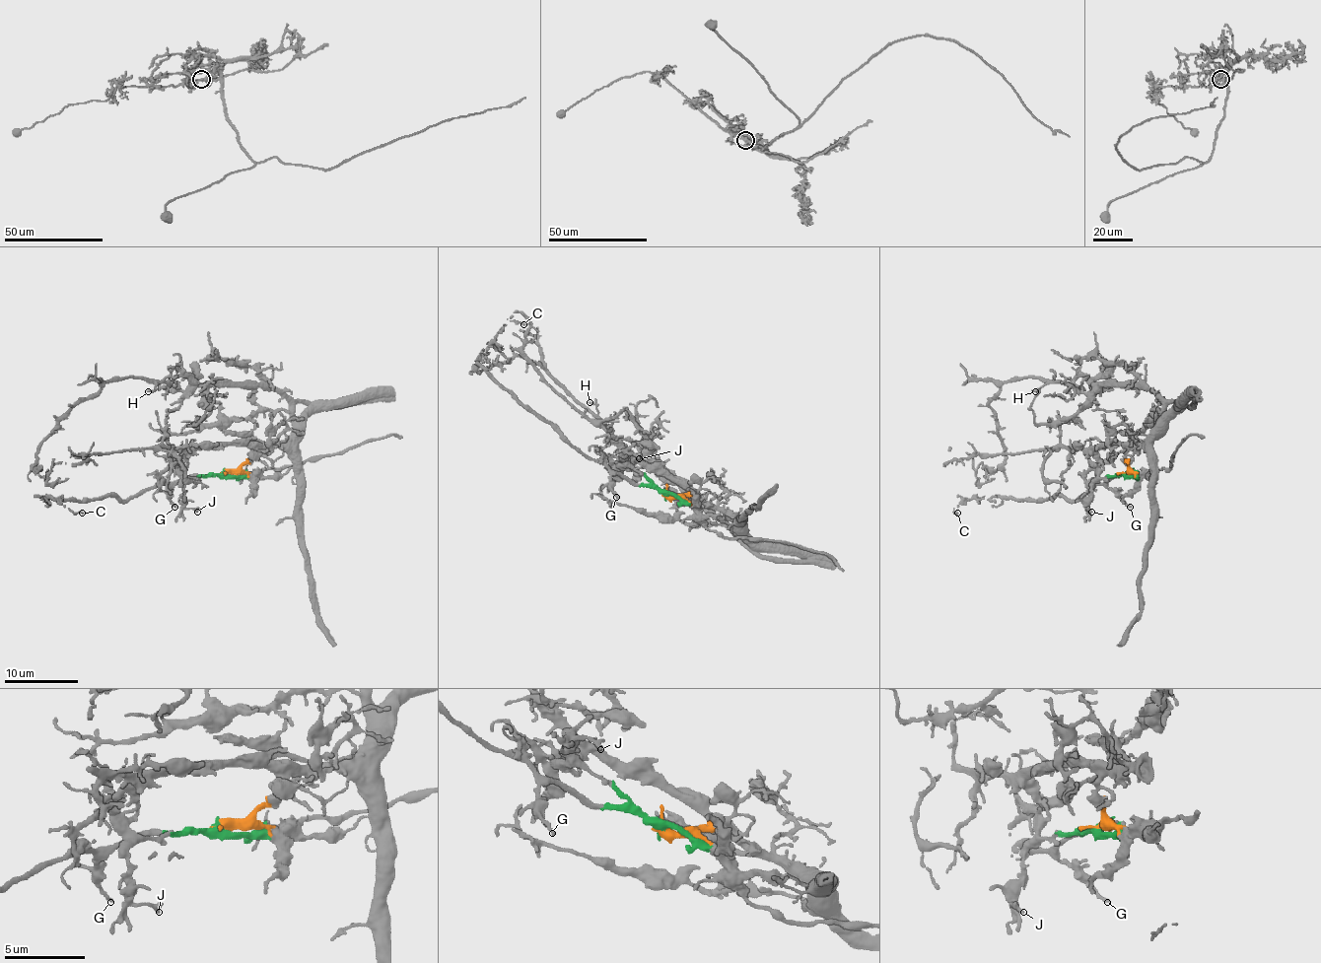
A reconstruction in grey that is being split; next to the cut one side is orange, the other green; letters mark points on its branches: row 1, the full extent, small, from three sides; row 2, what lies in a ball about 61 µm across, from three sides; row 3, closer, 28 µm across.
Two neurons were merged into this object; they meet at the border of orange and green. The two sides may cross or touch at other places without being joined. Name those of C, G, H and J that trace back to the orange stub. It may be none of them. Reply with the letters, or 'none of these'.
H

